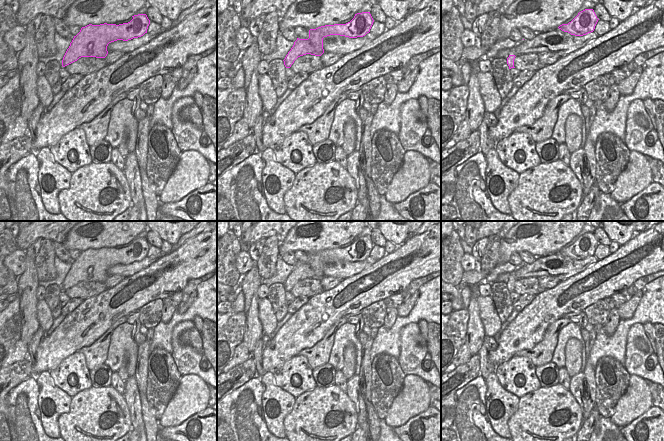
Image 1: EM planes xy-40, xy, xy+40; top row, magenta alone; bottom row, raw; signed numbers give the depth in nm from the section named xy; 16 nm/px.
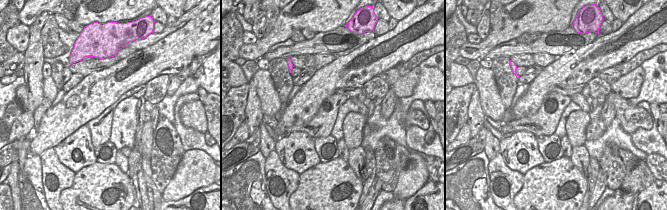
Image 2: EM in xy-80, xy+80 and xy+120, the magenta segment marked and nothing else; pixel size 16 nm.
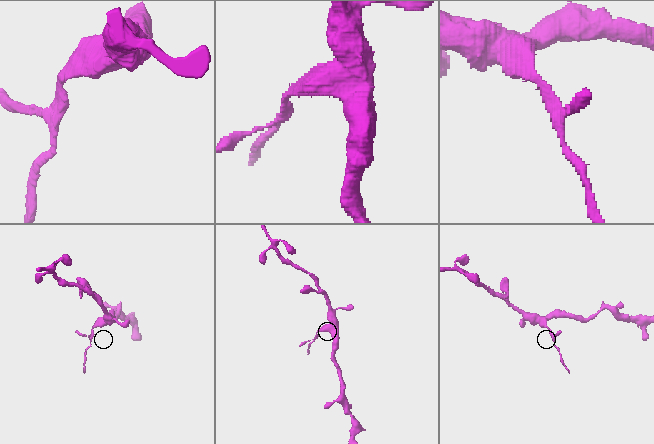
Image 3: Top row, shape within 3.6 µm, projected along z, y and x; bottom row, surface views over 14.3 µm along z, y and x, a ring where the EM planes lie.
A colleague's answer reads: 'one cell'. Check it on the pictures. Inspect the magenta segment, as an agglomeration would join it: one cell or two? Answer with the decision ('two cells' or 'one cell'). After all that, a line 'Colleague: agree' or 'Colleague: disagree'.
two cells
Colleague: disagree

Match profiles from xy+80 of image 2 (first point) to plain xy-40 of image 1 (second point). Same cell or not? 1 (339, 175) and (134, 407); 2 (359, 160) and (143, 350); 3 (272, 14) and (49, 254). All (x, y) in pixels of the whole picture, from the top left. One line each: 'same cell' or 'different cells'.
1: different cells
2: different cells
3: same cell

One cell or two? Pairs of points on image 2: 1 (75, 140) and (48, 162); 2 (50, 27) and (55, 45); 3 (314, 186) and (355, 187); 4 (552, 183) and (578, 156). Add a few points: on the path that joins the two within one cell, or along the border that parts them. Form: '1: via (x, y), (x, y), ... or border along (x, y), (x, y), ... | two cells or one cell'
1: border along (53, 148), (57, 158), (73, 172) | two cells
2: via (50, 31), (51, 41) | one cell
3: via (324, 186), (333, 186), (346, 181) | one cell
4: border along (569, 158), (586, 177) | two cells

